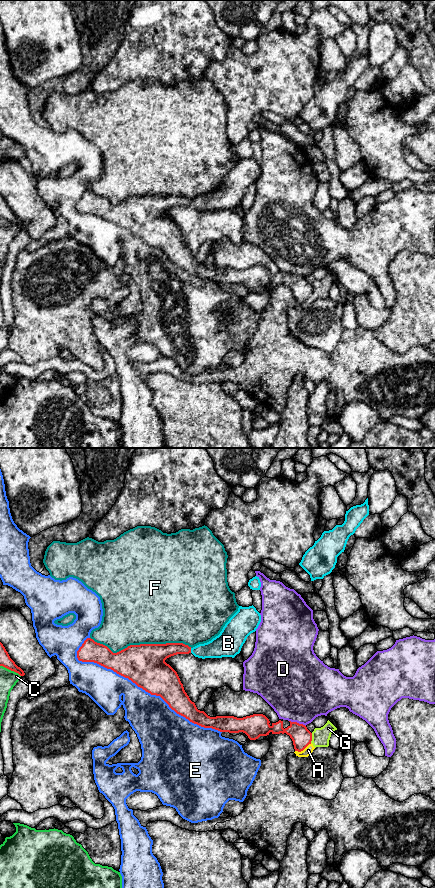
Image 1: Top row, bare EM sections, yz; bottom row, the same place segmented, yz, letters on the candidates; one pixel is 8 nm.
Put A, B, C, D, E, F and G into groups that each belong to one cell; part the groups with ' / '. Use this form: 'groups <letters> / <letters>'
groups A E G / B / C / D / F

